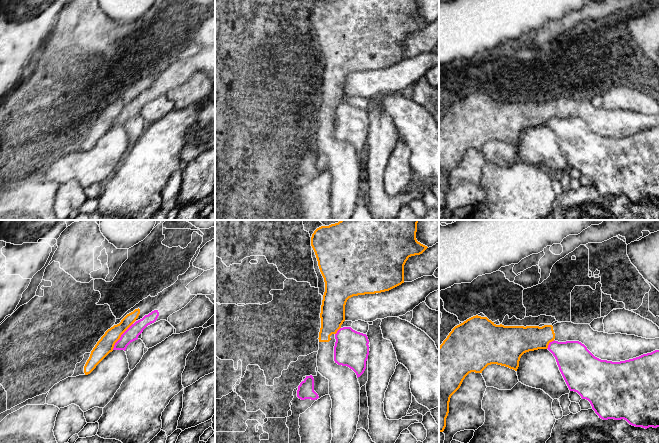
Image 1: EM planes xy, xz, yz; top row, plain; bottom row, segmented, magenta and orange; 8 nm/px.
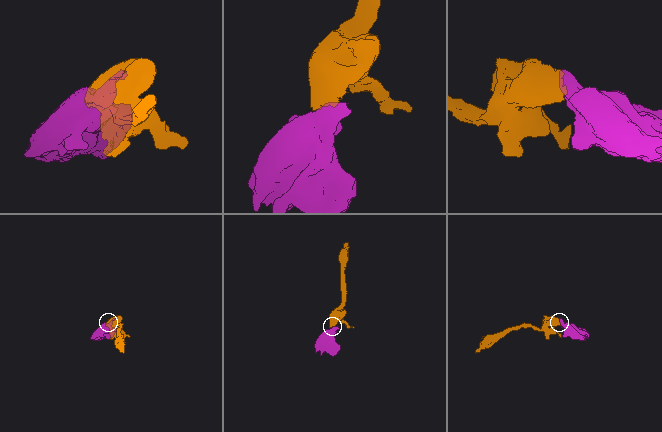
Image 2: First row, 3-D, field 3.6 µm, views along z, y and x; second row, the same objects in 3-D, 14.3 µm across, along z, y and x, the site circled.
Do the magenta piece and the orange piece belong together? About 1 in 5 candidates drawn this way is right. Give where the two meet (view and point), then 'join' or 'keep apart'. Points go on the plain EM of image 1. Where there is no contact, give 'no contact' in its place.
xy (121, 112) | keep apart

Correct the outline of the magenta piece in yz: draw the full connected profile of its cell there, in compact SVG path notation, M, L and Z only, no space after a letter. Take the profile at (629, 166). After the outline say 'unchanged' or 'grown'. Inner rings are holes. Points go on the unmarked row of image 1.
M552 117L547 124L555 133L559 146L570 167L577 168L590 178L592 185L603 196L626 196L630 201L642 204L659 203L659 126L639 133L612 138L595 133L579 117Z | unchanged

